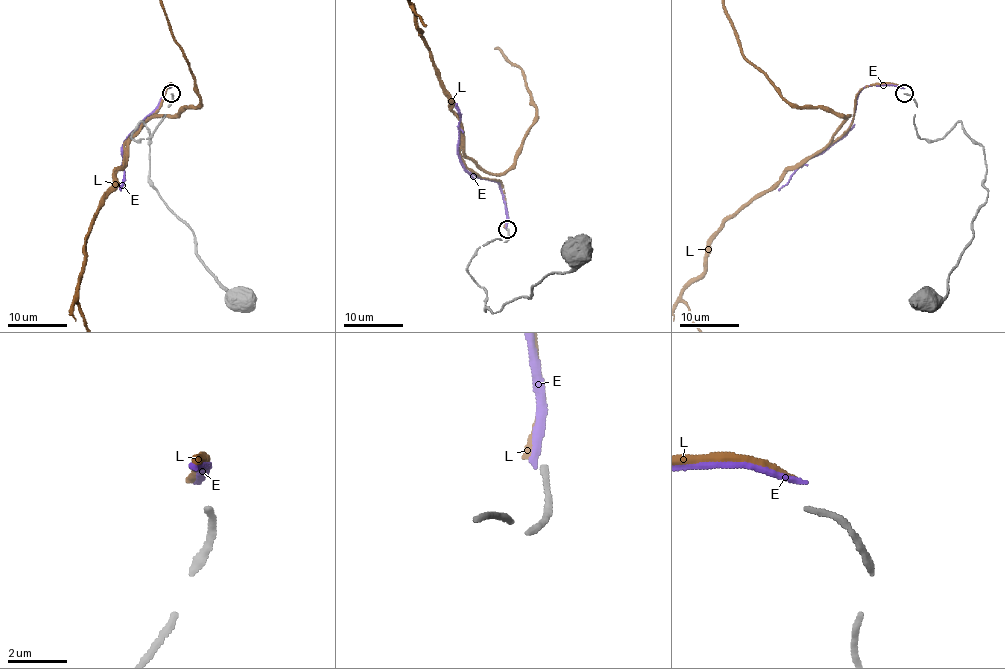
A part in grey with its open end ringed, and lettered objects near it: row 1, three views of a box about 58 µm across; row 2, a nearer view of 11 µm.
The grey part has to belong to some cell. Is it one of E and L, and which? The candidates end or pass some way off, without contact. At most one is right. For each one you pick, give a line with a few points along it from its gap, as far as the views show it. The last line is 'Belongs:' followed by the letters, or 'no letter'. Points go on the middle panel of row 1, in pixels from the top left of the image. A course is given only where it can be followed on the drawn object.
Belongs: no letter

